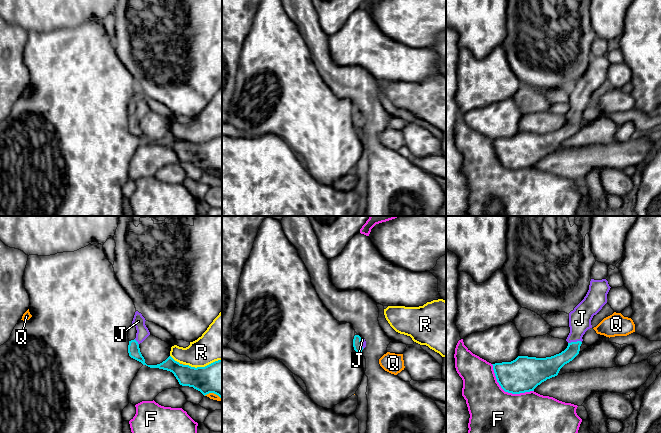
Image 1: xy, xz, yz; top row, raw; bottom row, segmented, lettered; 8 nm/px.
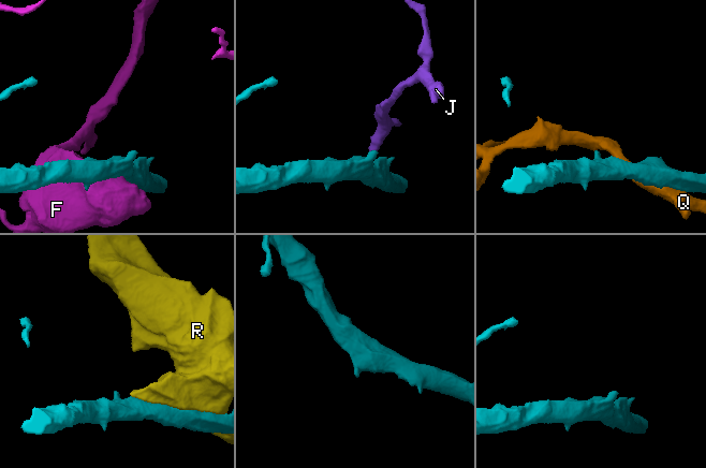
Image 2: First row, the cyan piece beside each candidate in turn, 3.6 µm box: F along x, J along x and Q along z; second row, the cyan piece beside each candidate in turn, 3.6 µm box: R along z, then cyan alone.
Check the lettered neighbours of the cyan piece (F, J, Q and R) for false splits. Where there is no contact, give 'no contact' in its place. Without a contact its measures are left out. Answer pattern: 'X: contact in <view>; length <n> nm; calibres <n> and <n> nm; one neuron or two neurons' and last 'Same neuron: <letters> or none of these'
F: contact in yz; length 400 nm; calibres 280 and 360 nm; two neurons
J: contact in yz; length 110 nm; calibres 140 and 180 nm; one neuron
Q: contact in xy; length 150 nm; calibres 280 and 50 nm; two neurons
R: contact in xy; length 300 nm; calibres 280 and 300 nm; two neurons
Same neuron: J

